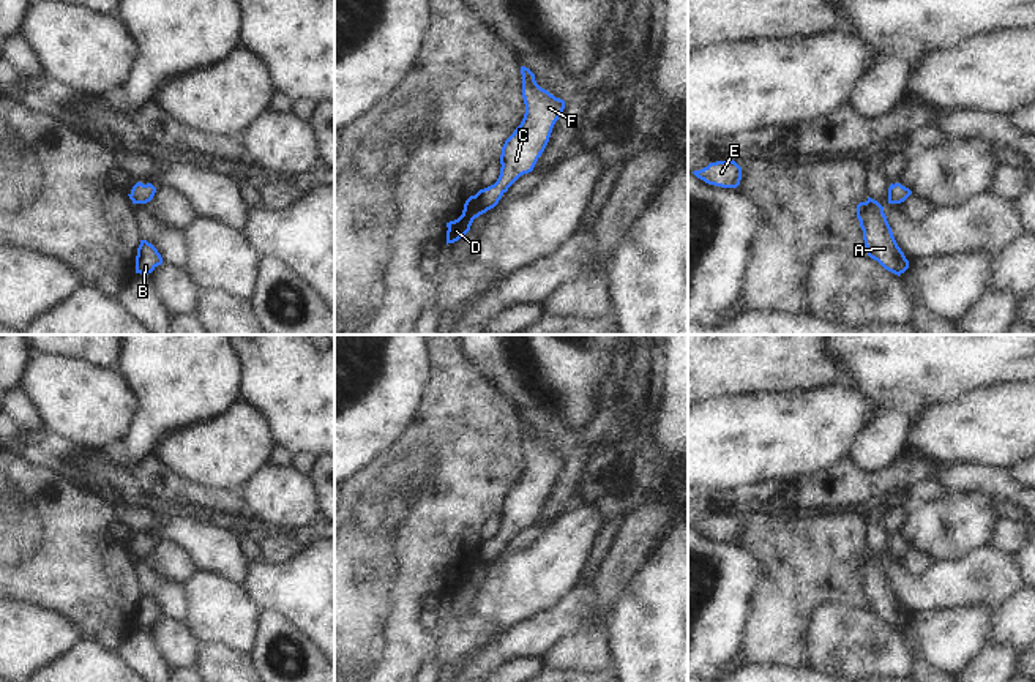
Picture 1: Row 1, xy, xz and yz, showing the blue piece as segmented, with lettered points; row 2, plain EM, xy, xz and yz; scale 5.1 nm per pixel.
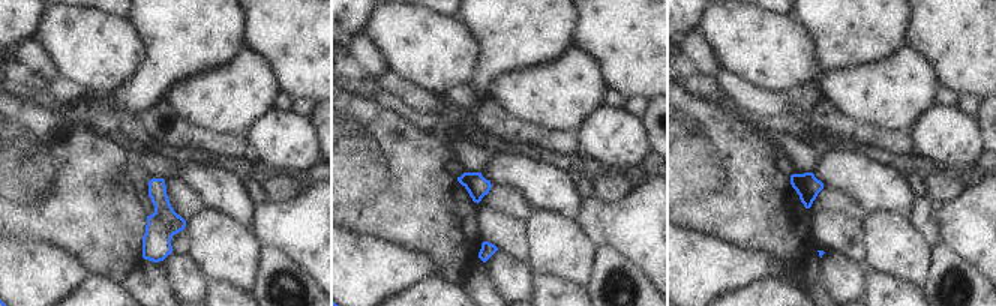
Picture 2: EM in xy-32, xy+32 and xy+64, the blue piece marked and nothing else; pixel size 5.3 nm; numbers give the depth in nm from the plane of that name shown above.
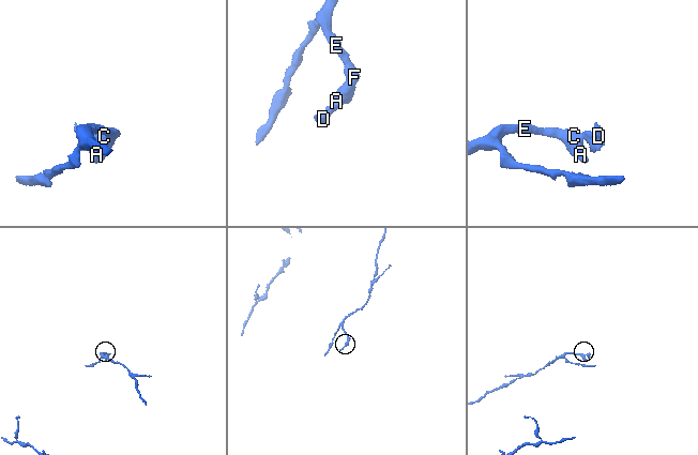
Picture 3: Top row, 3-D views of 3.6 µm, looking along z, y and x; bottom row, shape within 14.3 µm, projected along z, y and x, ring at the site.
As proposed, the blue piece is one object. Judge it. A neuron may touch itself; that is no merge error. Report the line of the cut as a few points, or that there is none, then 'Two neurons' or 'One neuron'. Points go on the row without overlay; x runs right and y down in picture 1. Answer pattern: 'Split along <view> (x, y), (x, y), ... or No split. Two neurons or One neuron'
No split. One neuron

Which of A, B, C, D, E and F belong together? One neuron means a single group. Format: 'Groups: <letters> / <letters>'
Groups: A B C D E F

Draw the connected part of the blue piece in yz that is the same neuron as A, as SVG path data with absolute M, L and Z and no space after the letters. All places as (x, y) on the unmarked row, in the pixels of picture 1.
M868 551L866 556L857 559L857 571L868 609L898 630L904 627L909 622L909 614L893 590L884 560Z

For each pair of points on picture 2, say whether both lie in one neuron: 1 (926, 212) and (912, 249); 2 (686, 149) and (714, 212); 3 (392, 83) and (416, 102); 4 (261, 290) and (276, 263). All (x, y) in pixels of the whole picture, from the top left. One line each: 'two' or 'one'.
1: two
2: one
3: one
4: one

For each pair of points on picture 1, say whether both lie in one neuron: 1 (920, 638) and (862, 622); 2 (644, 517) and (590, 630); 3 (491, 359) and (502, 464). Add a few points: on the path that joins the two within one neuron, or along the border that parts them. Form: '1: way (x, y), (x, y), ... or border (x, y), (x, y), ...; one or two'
1: border (898, 630), (912, 657); two
2: way (631, 545), (614, 572), (603, 602); one
3: border (467, 360), (513, 404), (518, 414); two

